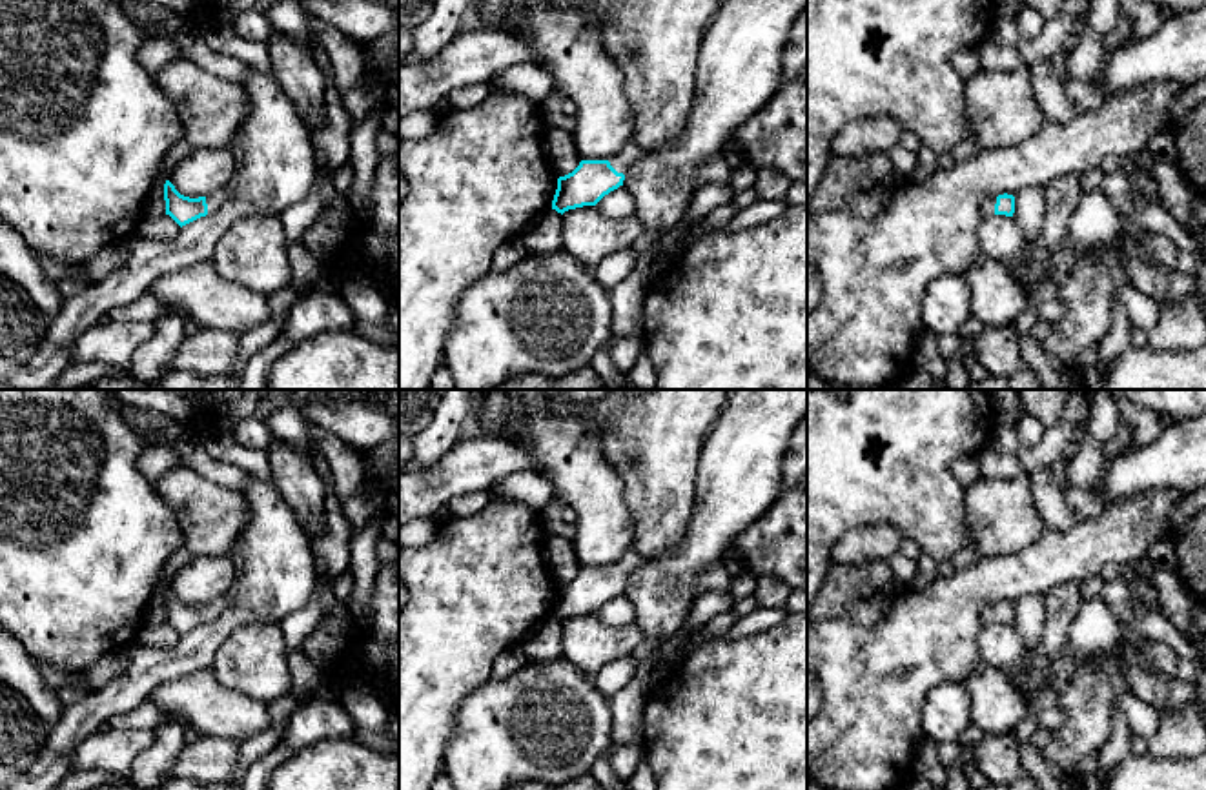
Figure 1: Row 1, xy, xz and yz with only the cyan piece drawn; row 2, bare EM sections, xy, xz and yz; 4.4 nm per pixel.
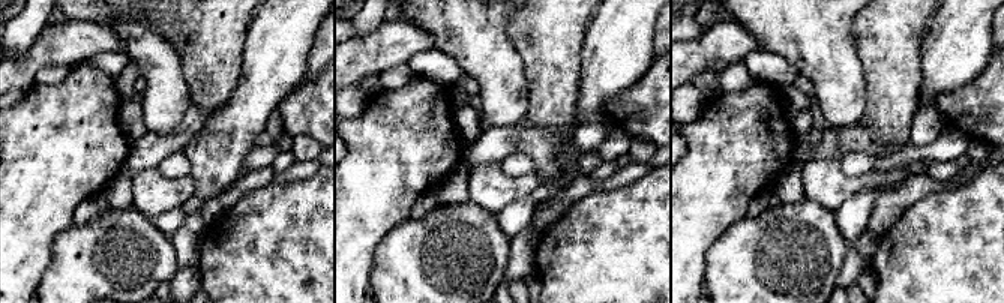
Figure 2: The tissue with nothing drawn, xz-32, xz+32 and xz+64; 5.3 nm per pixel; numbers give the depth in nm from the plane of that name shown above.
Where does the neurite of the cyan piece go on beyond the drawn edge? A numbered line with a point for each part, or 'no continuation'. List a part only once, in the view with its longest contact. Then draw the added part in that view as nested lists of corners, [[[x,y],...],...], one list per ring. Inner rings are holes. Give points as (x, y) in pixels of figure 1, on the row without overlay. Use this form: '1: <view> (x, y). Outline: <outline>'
1: xz (631, 561). Outline: [[[632,546],[618,562],[610,564],[608,570],[618,581],[625,582],[643,564],[645,564],[645,559]]]

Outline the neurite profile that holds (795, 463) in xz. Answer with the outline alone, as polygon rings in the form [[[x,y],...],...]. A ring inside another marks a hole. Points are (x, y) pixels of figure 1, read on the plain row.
[[[807,415],[798,422],[791,435],[783,466],[782,466],[782,491],[792,490],[807,477]]]

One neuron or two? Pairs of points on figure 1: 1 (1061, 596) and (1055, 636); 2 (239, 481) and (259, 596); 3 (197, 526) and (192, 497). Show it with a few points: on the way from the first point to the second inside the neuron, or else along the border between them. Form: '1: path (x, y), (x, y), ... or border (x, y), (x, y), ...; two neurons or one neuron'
1: path (1061, 605), (1057, 627); one neuron
2: border (252, 477), (239, 490); two neurons
3: path (197, 519), (197, 505); one neuron

